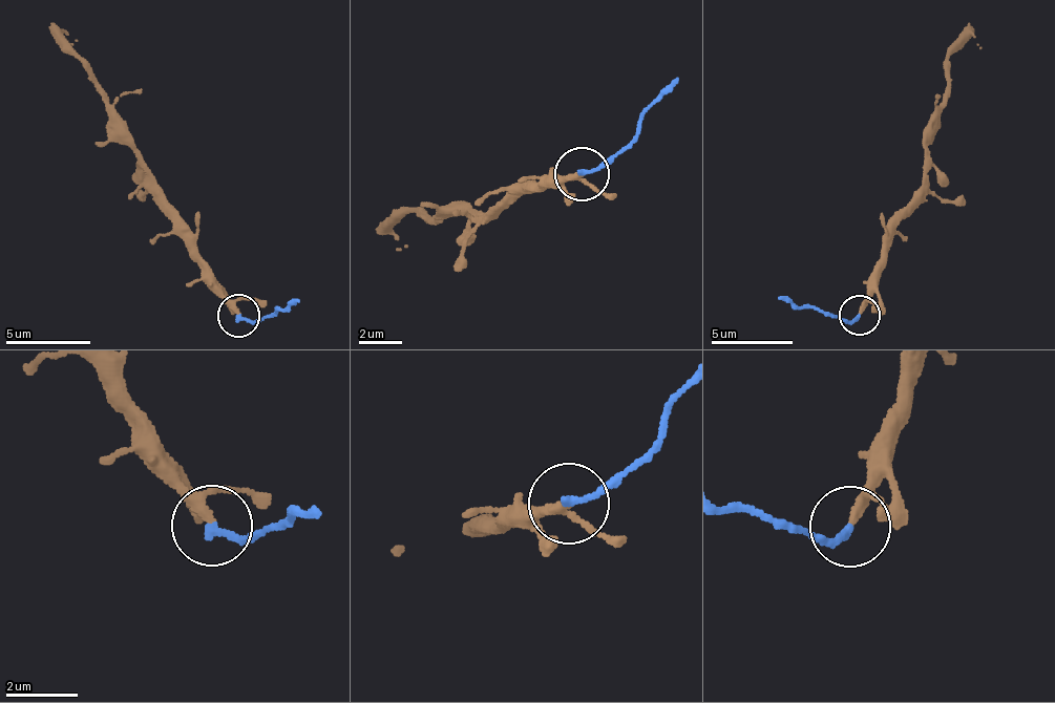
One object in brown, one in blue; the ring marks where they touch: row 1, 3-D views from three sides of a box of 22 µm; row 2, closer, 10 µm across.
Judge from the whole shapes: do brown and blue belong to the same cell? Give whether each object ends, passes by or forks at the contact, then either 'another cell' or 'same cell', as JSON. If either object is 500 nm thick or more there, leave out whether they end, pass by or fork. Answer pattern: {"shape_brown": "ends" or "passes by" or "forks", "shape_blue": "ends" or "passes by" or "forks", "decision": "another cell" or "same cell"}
{"shape_brown": "passes by", "shape_blue": "ends", "decision": "another cell"}

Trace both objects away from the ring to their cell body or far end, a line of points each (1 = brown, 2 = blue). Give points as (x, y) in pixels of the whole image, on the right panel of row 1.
1: (860, 316), (884, 228), (922, 184), (925, 131), (945, 100), (950, 51), (968, 34), (979, 46)
2: (860, 316), (844, 322), (821, 309), (795, 310), (777, 296)

